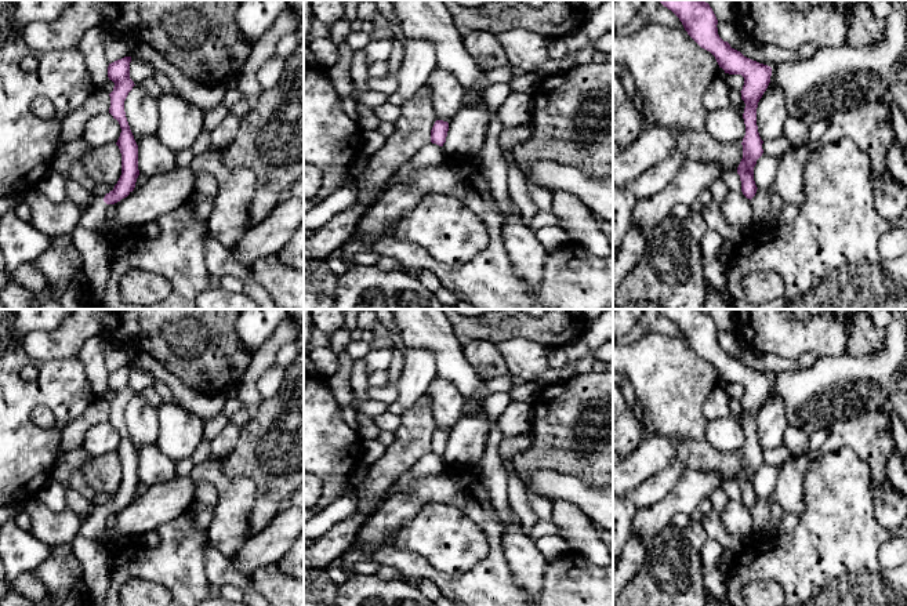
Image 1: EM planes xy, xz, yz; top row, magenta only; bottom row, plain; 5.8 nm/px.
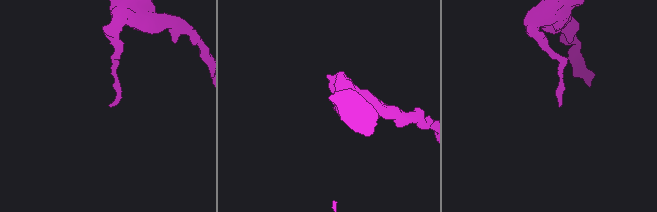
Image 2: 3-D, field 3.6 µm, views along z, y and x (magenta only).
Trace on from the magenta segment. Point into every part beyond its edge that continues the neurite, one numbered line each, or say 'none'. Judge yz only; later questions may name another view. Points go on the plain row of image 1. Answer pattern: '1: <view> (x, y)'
none

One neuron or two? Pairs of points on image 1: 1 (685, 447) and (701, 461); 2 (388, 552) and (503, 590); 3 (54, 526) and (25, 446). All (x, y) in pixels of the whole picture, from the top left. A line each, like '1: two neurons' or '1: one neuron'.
1: one neuron
2: one neuron
3: two neurons

